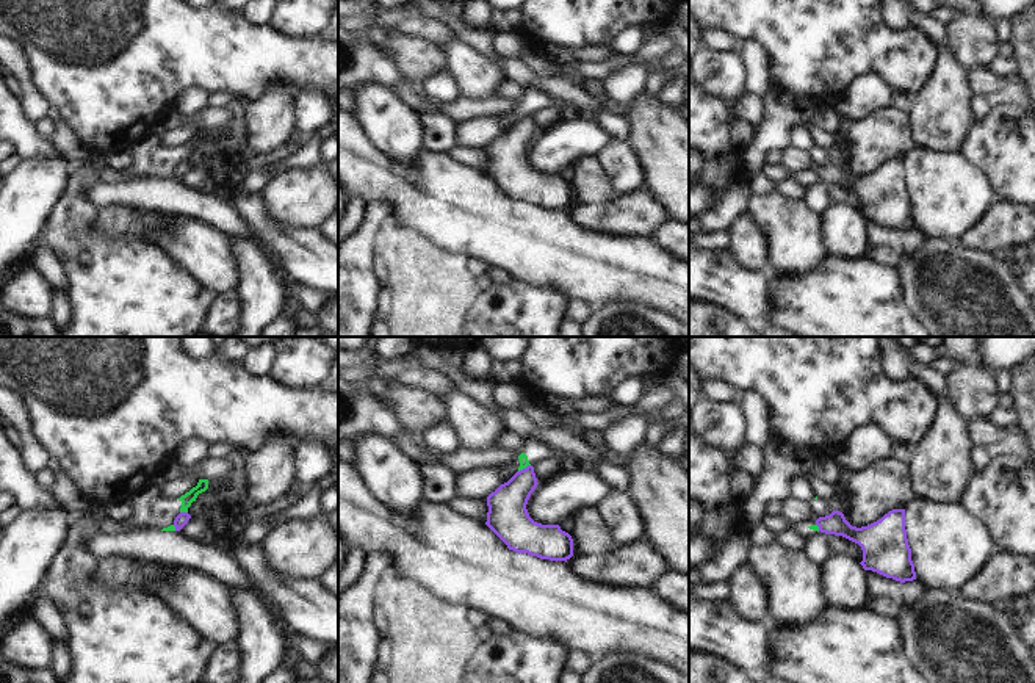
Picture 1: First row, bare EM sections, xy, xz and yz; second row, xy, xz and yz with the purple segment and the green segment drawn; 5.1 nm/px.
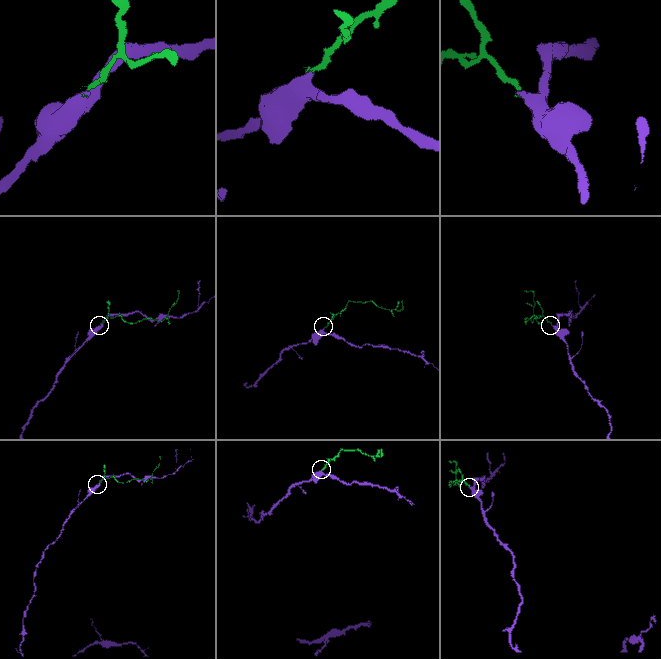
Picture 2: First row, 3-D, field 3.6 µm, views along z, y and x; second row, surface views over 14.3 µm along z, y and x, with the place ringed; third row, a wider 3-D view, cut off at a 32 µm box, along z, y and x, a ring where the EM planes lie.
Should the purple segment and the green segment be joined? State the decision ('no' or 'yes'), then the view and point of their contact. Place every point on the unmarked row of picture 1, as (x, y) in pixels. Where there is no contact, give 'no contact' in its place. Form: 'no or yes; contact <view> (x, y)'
no; contact xy (183, 162)

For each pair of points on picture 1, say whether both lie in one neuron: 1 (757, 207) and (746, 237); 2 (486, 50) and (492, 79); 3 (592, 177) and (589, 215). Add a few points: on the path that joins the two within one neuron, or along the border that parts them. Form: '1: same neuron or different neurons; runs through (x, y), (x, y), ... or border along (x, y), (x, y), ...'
1: different neurons; border along (747, 213), (763, 232), (768, 251)
2: different neurons; border along (457, 38), (492, 61)
3: different neurons; border along (614, 196), (605, 202), (573, 204)

